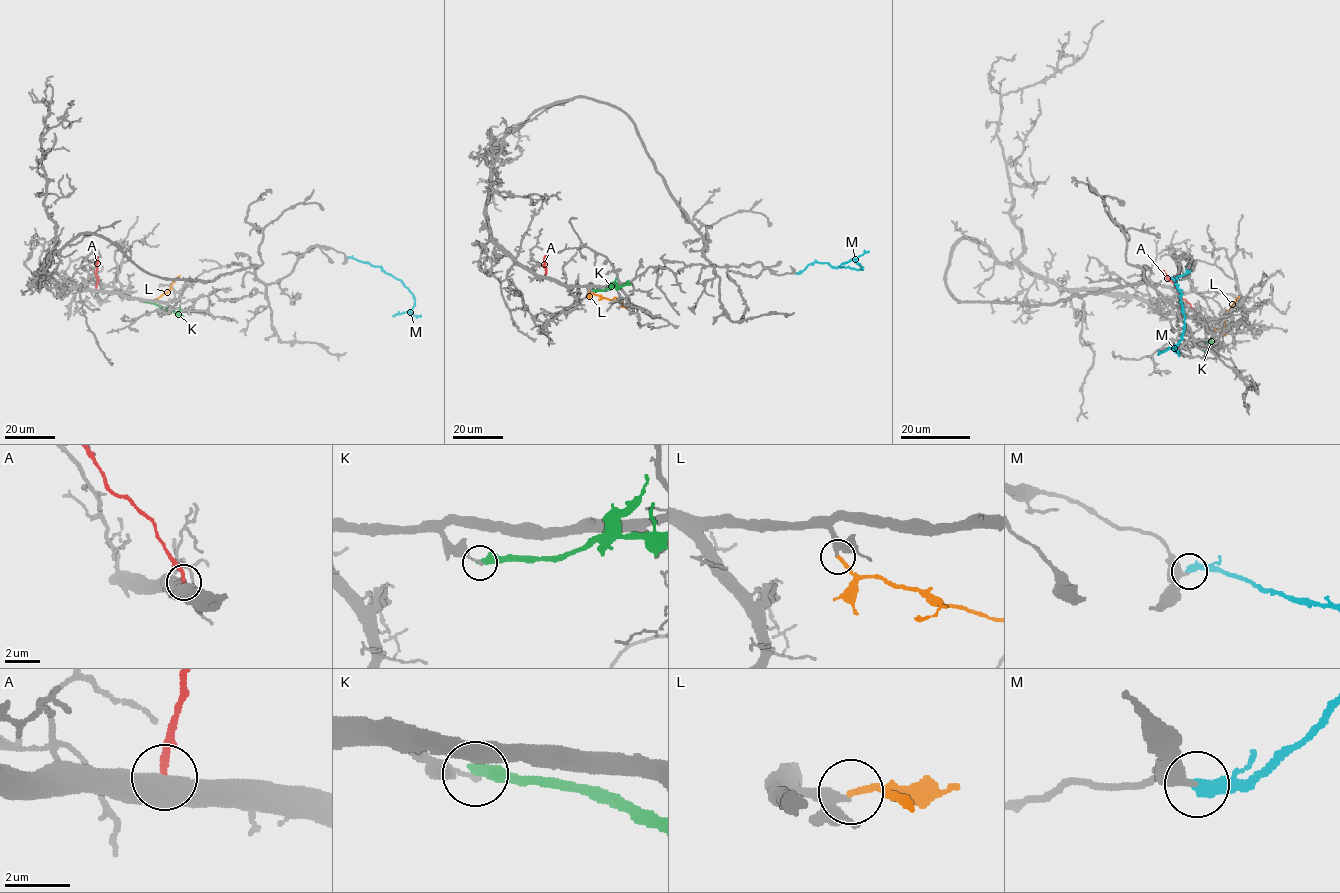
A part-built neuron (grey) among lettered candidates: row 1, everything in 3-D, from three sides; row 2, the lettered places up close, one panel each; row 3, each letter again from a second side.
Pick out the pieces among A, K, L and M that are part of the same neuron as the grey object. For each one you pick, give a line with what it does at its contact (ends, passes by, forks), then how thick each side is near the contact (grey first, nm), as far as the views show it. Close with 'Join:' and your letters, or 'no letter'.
Join: no letter

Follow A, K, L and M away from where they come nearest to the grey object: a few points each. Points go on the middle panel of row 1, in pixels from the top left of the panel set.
A: (543, 278), (545, 255)
K: (592, 291), (619, 287), (627, 281)
L: (587, 291), (603, 298), (615, 298), (628, 309)
M: (796, 273), (816, 262), (862, 269), (851, 259), (841, 266)

